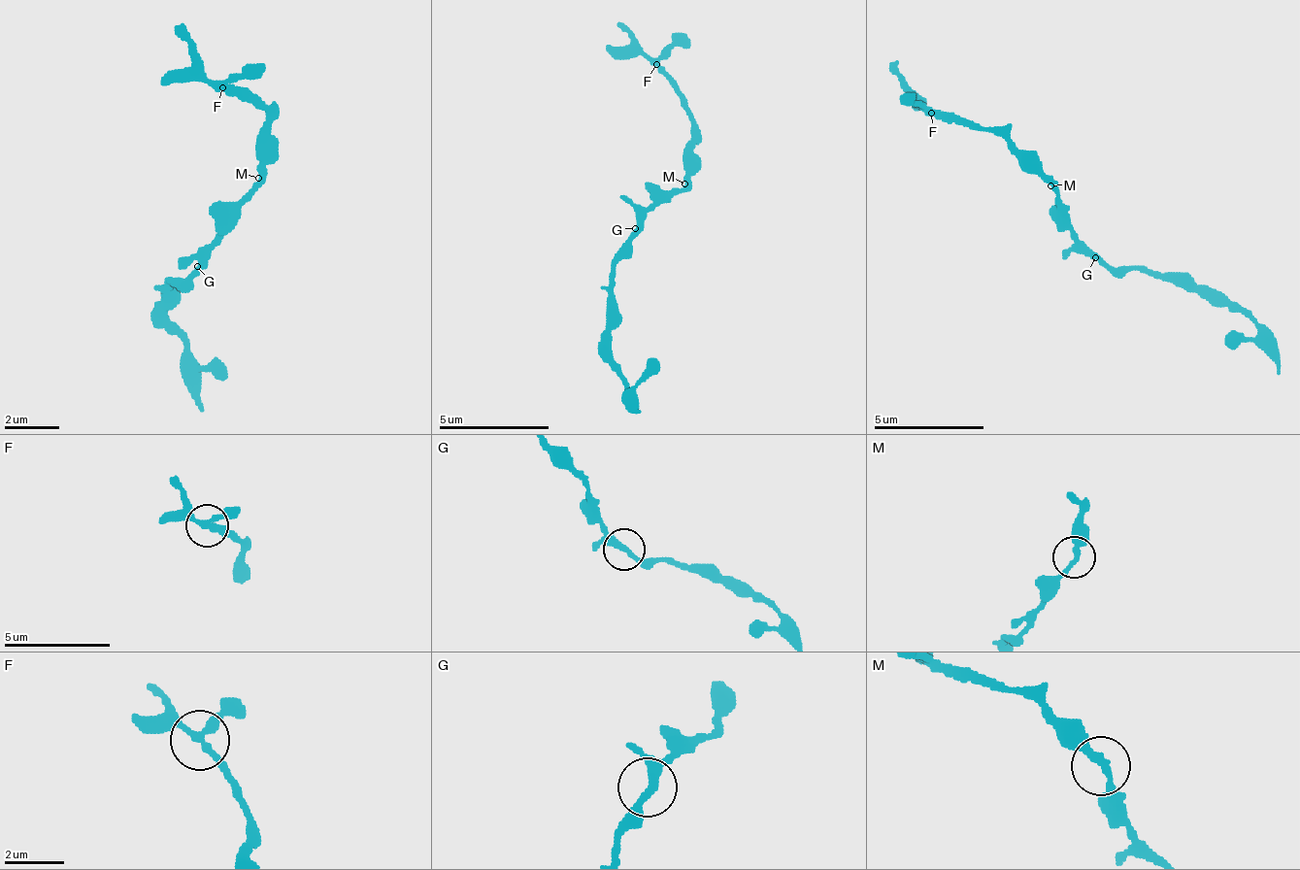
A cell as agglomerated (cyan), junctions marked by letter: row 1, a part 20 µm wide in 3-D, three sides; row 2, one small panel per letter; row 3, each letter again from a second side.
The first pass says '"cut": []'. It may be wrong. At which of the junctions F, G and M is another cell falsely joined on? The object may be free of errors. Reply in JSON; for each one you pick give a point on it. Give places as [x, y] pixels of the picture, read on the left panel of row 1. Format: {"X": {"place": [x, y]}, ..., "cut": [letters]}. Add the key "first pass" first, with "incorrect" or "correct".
{"first pass": "correct", "cut": []}

